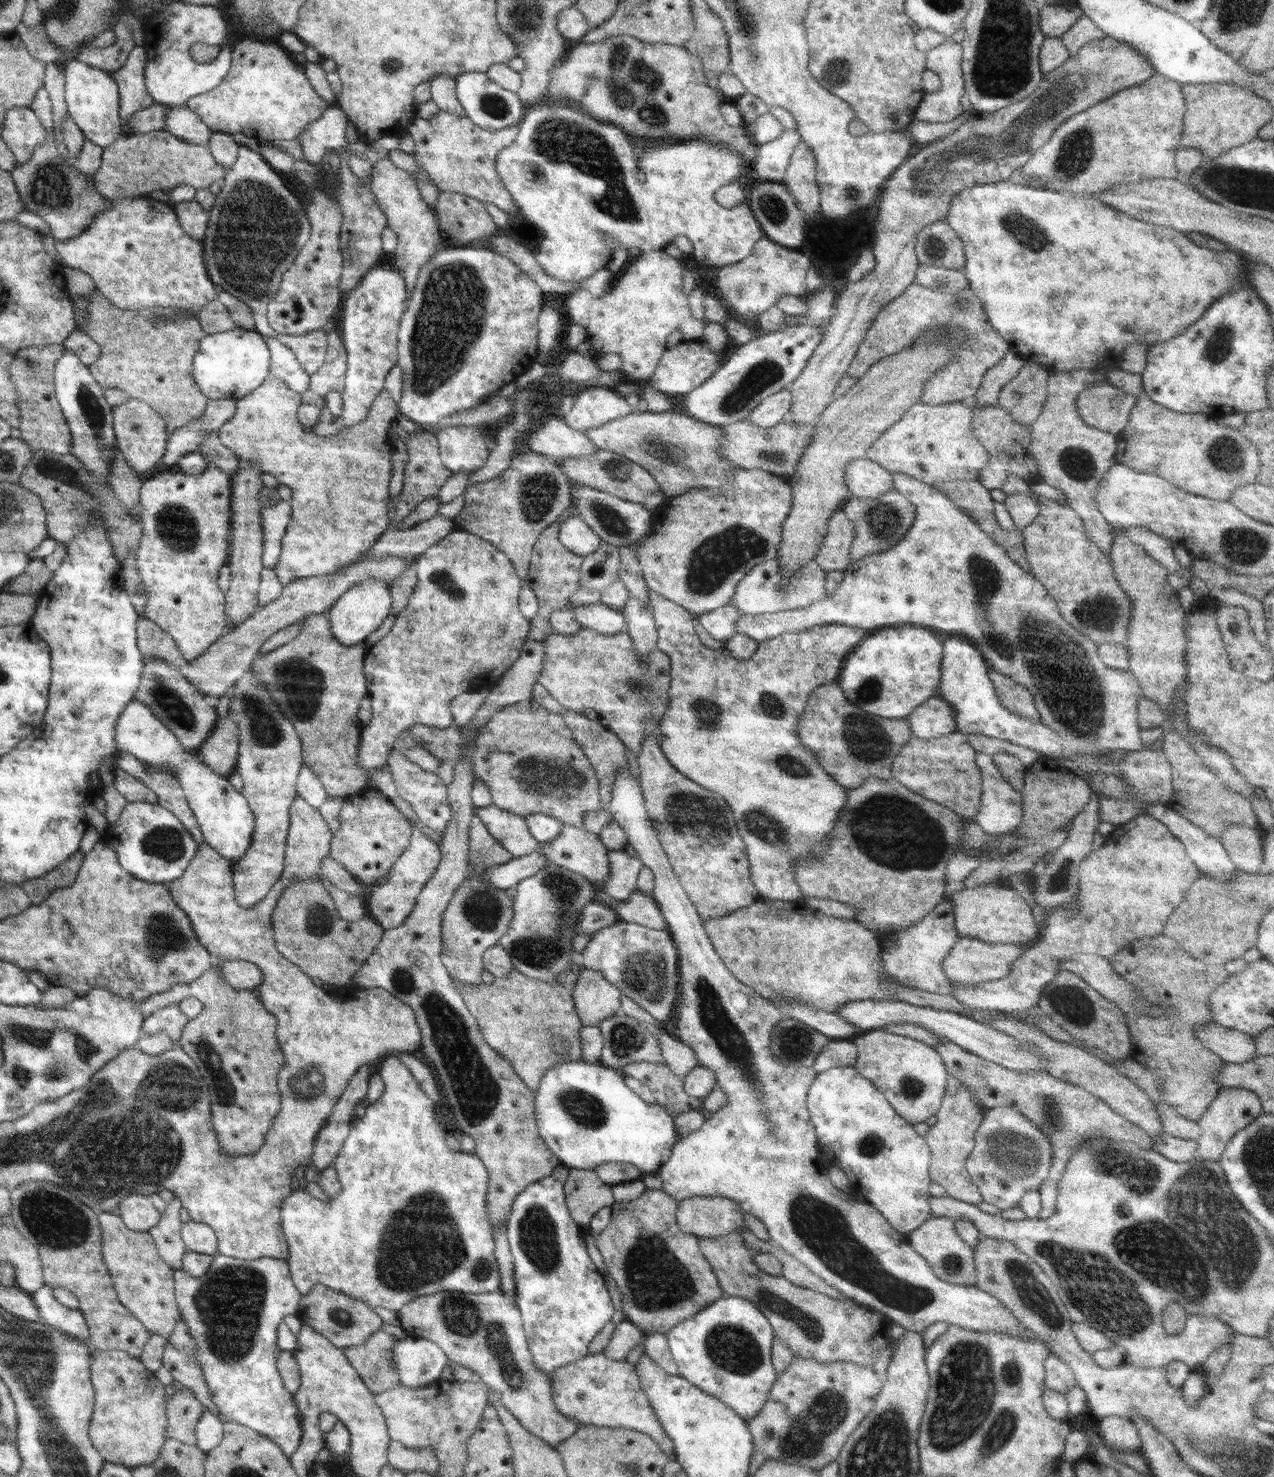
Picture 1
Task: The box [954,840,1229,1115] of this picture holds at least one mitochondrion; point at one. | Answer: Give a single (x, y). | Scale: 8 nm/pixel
(1070, 1003)

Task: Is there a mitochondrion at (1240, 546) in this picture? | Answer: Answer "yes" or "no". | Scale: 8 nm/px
yes

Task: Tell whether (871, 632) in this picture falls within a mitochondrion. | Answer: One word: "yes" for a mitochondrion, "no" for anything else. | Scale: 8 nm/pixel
no

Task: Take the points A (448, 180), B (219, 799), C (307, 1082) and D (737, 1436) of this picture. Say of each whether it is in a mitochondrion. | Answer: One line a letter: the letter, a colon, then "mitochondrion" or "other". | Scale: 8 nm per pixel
A: other
B: other
C: mitochondrion
D: other

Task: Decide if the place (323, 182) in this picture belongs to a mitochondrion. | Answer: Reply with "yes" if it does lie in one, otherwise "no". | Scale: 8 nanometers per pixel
no

